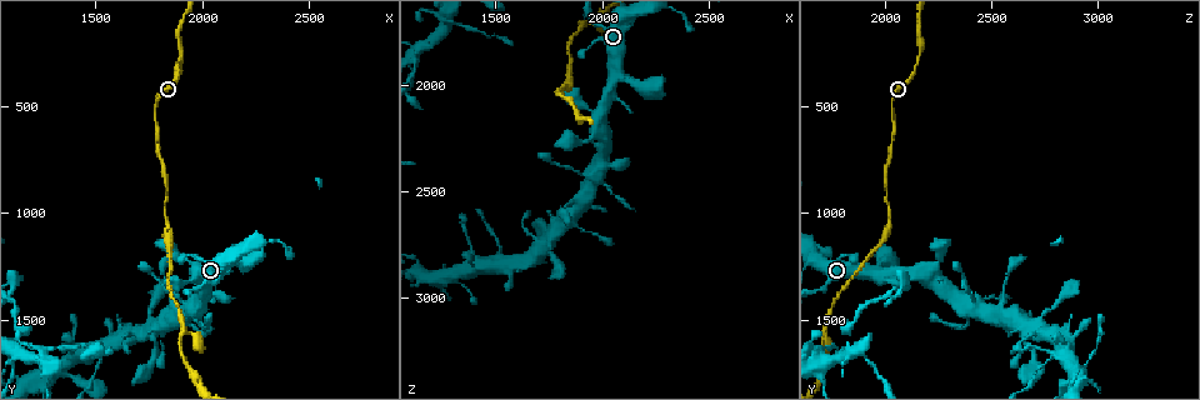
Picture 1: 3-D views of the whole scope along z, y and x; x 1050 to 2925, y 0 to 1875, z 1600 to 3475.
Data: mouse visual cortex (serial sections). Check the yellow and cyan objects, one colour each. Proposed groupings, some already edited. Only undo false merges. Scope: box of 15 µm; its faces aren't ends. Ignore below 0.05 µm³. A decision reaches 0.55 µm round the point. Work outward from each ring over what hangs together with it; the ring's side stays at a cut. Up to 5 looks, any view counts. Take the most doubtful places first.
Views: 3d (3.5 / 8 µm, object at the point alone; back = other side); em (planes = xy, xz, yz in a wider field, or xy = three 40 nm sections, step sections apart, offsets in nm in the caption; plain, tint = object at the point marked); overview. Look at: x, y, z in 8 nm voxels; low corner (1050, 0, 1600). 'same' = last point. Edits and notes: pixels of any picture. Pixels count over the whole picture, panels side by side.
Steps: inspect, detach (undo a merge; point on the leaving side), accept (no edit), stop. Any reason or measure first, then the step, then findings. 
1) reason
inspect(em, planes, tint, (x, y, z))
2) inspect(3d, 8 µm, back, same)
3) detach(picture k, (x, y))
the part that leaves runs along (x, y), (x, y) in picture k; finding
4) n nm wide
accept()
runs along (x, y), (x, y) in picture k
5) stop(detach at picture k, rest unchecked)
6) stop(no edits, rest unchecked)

looks like a crossing
inspect(3d, 3.5 µm, (1790, 1540, 2670))

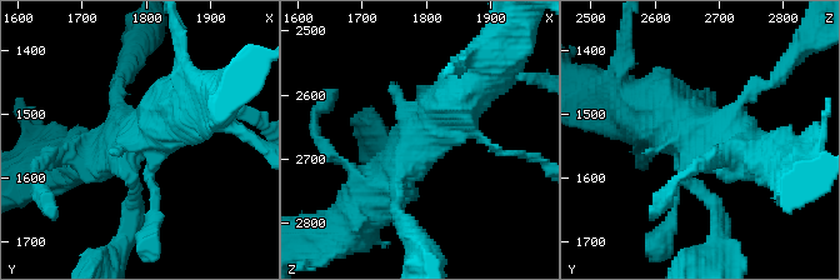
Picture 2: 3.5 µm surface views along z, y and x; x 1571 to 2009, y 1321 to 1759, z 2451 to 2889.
inspect(em, xy, step 5, tint, (1785, 1530, 2675))

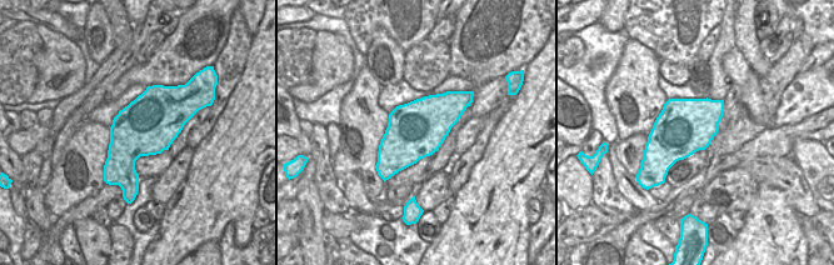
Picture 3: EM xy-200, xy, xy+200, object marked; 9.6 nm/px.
cut it another way
inspect(em, xy, step 2, tint, same)

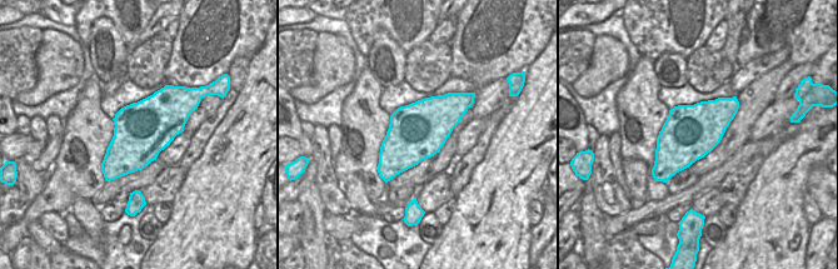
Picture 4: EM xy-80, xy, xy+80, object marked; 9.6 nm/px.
550 nm wide
accept()
runs along (481, 70), (381, 193) in picture 2; one cell here

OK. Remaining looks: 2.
three-way junction
inspect(3d, 3.5 µm, (1530, 1630, 2830))

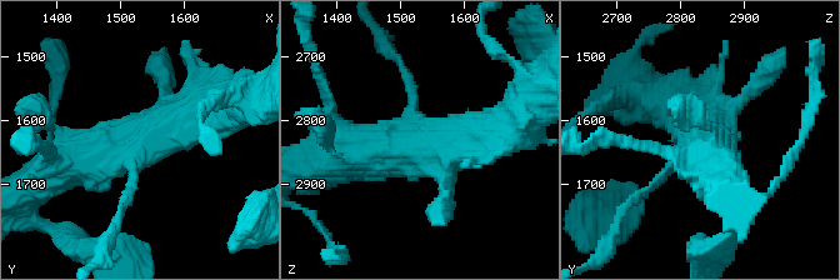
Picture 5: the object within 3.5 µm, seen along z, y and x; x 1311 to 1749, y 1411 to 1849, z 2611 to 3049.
now the EM
inspect(em, planes, tint, (1530, 1645, 2815))

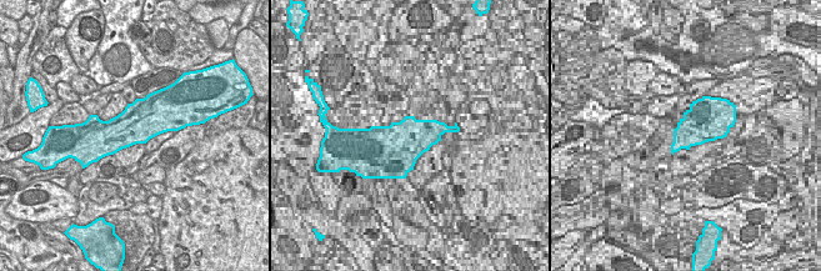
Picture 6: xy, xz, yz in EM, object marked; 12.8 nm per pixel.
500 nm wide
accept()
runs along (223, 111), (69, 161) in picture 5; all the same cell

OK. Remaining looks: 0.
stop(no edits, rest unchecked)

